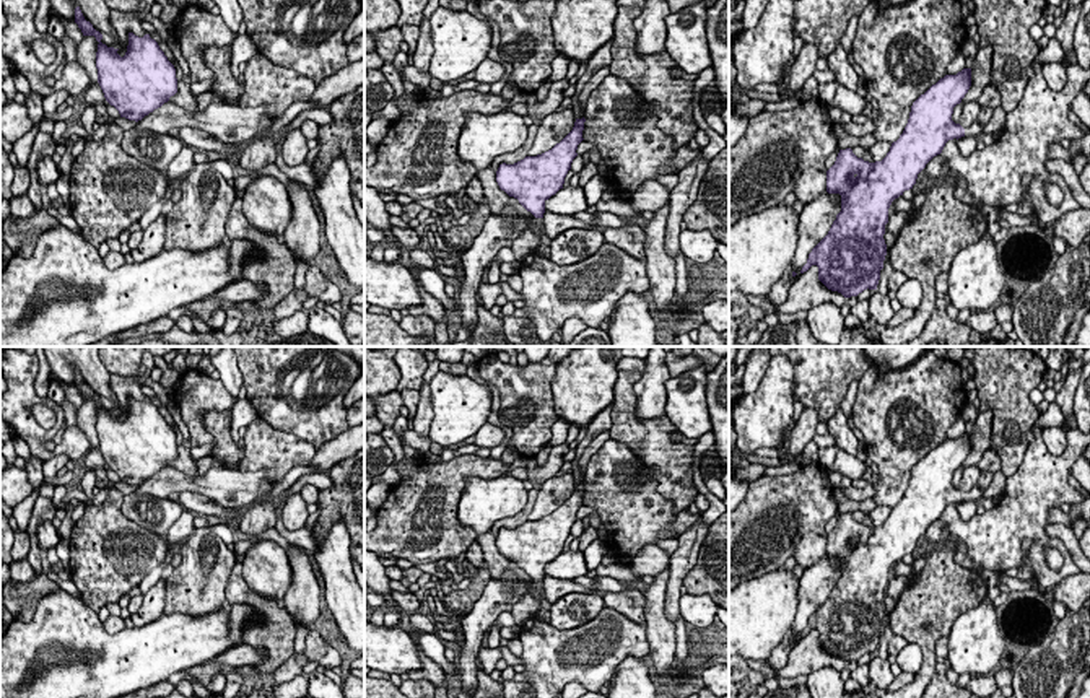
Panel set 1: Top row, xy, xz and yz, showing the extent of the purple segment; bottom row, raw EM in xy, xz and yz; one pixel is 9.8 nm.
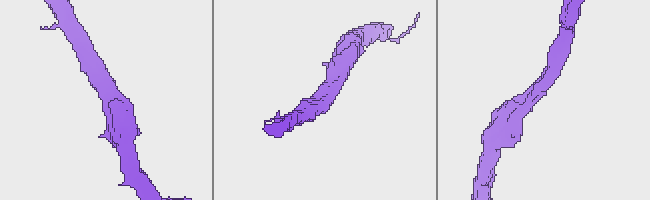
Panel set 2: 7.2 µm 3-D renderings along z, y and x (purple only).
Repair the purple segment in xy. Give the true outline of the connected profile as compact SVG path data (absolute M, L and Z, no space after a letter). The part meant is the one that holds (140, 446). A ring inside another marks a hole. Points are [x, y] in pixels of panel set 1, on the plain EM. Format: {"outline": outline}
{"outline": "M80 371L75 373L75 387L83 400L94 400L99 407L98 447L120 482L138 486L177 457L176 433L150 399L129 397L127 417L120 421L119 413L101 407L102 399L85 384Z"}

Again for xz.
{"outline": "M584 482L576 483L573 495L552 514L525 521L514 529L503 527L496 535L499 553L535 581L530 592L534 599L543 597L545 566L563 553L571 527L578 521L578 509L584 504L584 486Z"}

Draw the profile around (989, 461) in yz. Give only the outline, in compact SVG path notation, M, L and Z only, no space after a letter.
M988 449L988 451L983 454L981 460L978 462L979 472L988 470L988 472L996 473L996 472L1001 470L1001 467L1002 467L1001 457L999 457L997 452L992 451L992 449Z

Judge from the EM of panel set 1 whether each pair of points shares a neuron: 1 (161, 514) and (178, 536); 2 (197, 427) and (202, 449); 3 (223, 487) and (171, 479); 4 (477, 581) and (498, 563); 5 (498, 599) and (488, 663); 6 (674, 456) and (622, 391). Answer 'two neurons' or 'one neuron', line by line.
1: two neurons
2: one neuron
3: one neuron
4: two neurons
5: two neurons
6: one neuron

